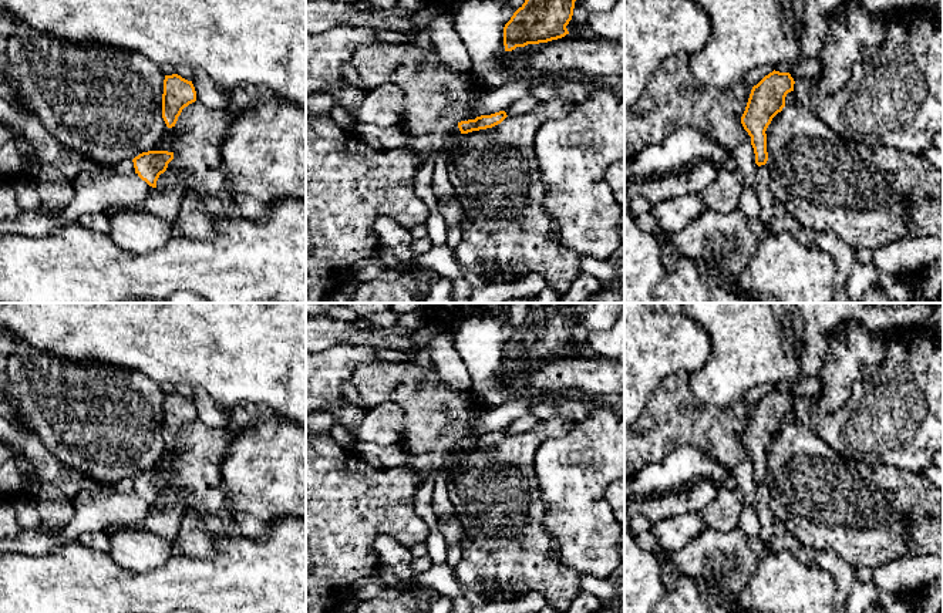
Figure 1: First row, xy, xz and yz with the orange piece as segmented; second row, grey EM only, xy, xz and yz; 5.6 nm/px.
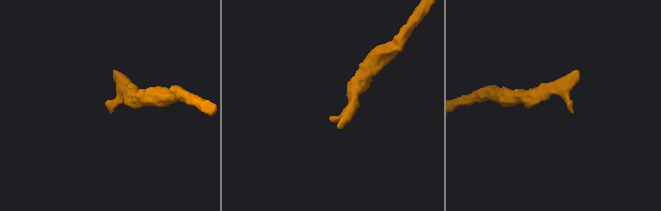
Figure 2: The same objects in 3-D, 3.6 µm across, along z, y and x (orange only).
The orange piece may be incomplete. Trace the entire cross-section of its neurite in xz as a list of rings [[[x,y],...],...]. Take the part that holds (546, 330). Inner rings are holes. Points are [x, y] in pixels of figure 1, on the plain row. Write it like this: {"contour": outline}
{"contour": [[[546,303],[532,307],[525,321],[513,331],[504,346],[505,370],[528,363],[548,361],[569,353],[566,344],[572,339],[575,320],[583,316],[593,303]]]}

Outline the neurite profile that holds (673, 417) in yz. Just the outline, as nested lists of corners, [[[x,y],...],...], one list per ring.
[[[676,373],[666,377],[649,400],[640,417],[624,428],[624,481],[632,479],[649,464],[660,462],[676,447],[697,448],[717,459],[727,472],[751,455],[741,442],[752,405],[715,407],[700,401],[691,387],[690,375]]]

